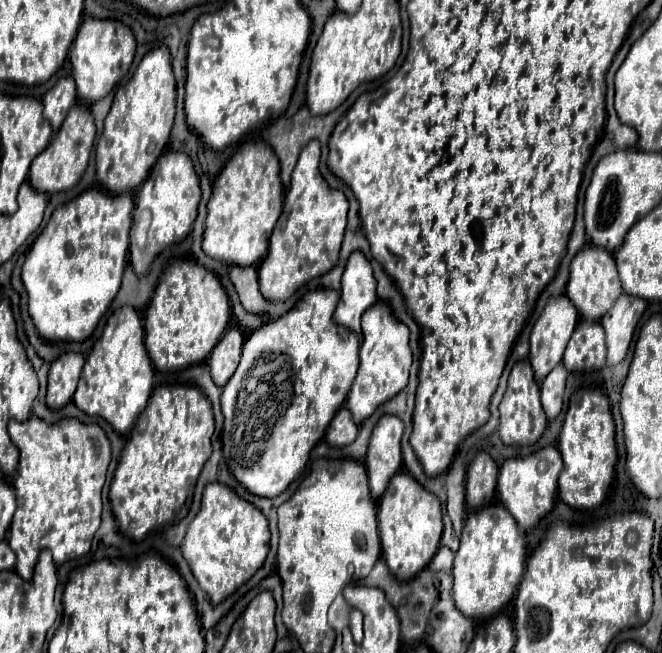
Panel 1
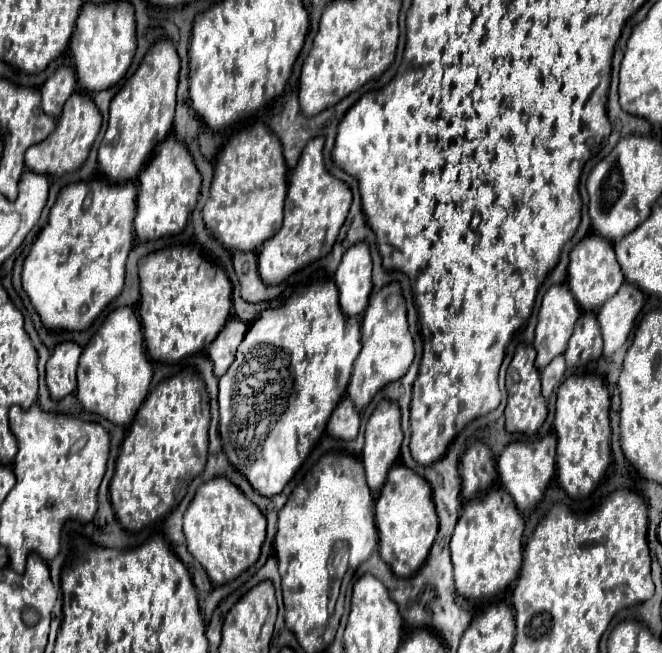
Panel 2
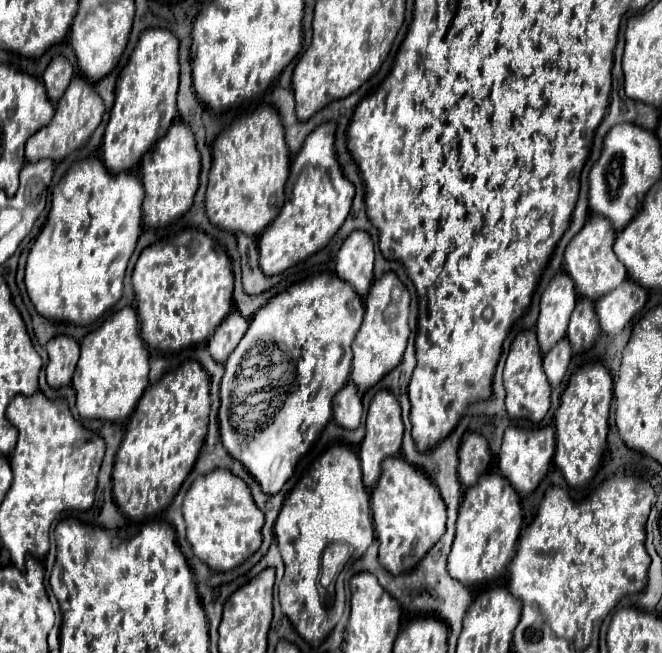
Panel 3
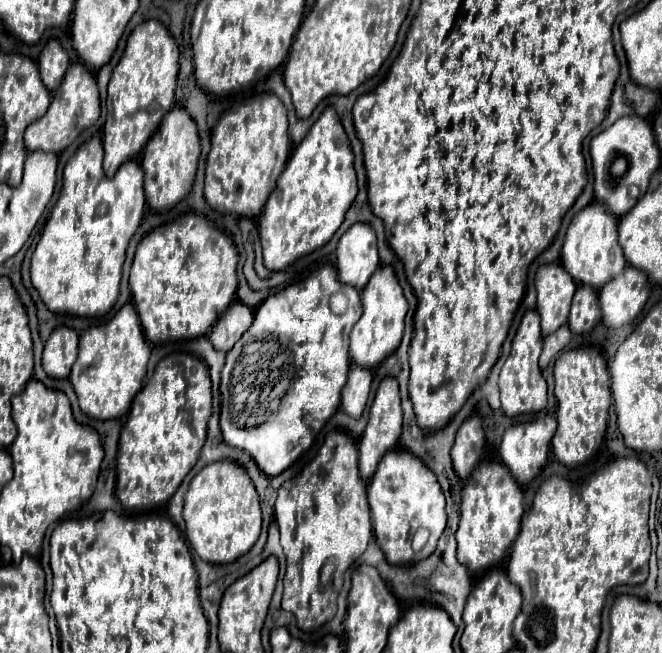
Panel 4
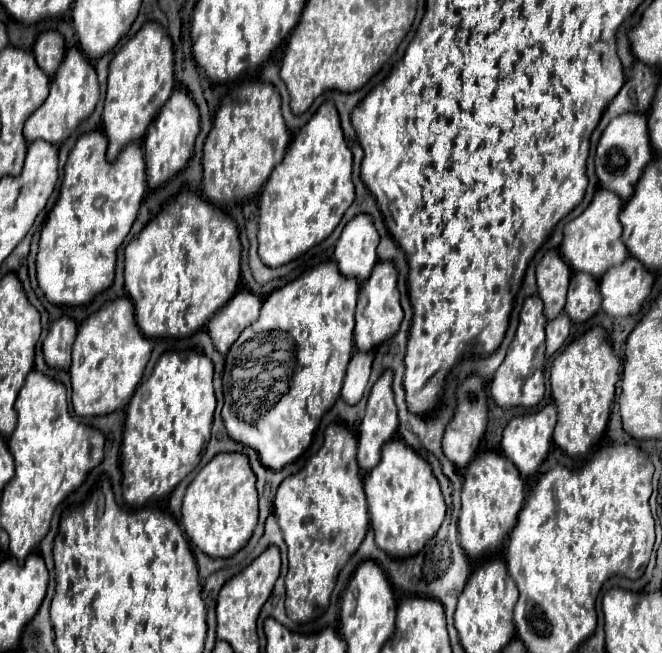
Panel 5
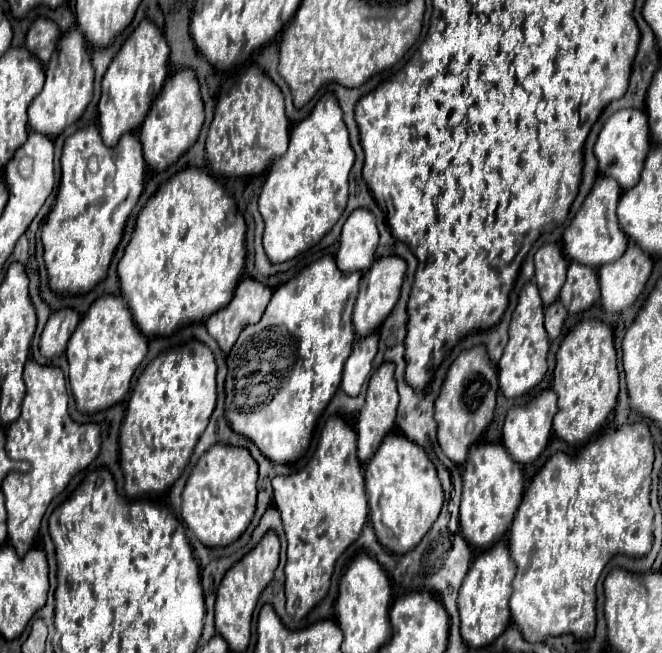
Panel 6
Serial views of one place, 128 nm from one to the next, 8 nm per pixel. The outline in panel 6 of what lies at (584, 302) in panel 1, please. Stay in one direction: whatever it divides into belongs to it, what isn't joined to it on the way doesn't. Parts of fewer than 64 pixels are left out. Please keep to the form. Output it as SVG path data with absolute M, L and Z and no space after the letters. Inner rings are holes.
M598 176L598 180L592 186L592 192L586 196L582 208L570 222L570 226L564 230L564 252L570 260L590 266L590 268L600 268L600 264L608 264L612 260L618 260L624 254L624 248L628 246L628 236L624 236L622 228L618 226L618 216L616 216L616 206L620 200L622 188L616 184L616 180L608 176Z

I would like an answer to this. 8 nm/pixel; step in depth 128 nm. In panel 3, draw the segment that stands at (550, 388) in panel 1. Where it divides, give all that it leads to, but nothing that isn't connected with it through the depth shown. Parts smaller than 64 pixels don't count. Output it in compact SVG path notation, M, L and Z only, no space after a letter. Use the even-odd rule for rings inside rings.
M564 338L544 356L544 374L552 388L556 388L562 382L568 362L570 362L570 344L568 344L568 338Z

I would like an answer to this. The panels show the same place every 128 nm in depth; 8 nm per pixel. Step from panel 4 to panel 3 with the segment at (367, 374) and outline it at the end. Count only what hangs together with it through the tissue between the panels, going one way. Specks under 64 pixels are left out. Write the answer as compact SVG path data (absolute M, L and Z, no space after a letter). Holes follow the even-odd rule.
M346 384L336 396L334 396L334 420L340 422L346 430L356 430L362 420L362 400L354 384Z

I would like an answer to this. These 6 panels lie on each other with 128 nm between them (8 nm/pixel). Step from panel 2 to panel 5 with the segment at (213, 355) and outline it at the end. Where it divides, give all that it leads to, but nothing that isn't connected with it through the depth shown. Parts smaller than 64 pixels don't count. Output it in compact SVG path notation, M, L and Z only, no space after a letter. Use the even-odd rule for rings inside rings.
M240 290L216 316L208 322L208 334L220 354L226 354L238 340L240 332L258 320L262 298L250 290Z

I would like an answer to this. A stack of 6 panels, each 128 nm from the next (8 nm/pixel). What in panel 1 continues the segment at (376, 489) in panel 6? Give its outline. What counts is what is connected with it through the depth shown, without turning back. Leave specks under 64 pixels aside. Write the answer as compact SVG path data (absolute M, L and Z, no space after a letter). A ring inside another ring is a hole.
M400 470L396 476L392 476L384 496L378 502L378 530L382 554L392 576L400 582L410 580L430 564L440 546L444 530L440 500L436 500L432 492L422 488L412 474Z

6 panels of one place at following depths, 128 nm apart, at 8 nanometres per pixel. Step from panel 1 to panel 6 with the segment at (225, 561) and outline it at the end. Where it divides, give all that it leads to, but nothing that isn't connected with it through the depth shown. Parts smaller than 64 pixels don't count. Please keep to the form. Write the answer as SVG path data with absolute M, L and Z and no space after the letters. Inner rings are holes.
M228 444L212 446L198 460L182 492L182 520L188 530L208 548L222 548L236 542L252 522L256 510L256 480L258 464L246 448Z

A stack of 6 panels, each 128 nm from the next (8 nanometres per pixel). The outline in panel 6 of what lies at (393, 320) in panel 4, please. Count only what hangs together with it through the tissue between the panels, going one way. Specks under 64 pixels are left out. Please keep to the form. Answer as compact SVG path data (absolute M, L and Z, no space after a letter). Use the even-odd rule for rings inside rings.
M382 256L378 258L368 272L364 272L362 282L360 282L360 294L354 306L354 330L358 336L368 336L372 332L378 332L382 322L390 316L394 310L398 298L400 298L400 288L406 272L406 262L400 256Z

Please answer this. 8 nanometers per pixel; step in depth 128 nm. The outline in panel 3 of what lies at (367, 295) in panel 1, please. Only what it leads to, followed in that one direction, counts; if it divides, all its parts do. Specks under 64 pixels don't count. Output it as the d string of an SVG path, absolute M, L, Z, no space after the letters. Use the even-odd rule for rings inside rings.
M356 230L344 240L336 256L336 276L348 282L360 298L366 298L374 282L372 268L374 268L374 244L366 232Z

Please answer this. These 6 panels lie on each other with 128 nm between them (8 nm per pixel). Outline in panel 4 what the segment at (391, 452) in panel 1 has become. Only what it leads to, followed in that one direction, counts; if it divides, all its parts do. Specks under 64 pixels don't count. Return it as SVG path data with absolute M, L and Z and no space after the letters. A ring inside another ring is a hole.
M384 378L378 392L376 392L376 398L370 406L370 418L368 418L366 430L360 438L360 444L358 444L358 450L360 450L360 476L366 482L372 480L382 456L388 450L398 446L400 434L402 434L402 408L400 408L400 396L398 396L398 382L394 378Z

